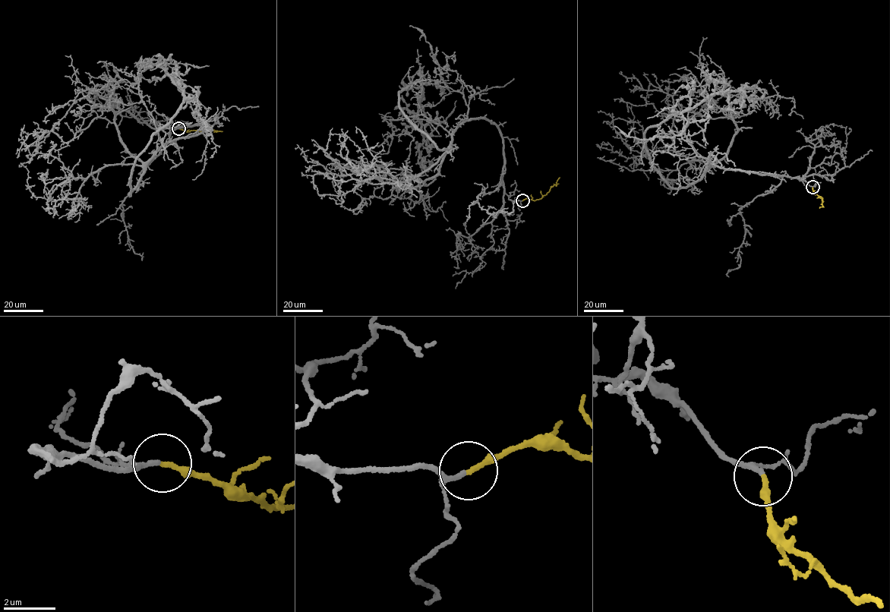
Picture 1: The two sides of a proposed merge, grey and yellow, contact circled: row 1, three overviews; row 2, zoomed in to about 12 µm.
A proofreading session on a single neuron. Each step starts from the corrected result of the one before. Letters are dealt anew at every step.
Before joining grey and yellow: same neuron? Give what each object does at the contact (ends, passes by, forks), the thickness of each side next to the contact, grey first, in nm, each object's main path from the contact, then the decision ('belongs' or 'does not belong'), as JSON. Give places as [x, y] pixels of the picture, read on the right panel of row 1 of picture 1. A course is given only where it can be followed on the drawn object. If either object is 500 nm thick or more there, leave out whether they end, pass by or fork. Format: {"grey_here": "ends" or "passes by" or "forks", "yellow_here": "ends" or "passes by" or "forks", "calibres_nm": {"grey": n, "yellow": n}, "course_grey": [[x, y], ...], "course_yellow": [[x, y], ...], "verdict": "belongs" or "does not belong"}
{"grey_here": "passes by", "yellow_here": "ends", "calibres_nm": {"grey": 130, "yellow": 200}, "course_grey": [[812, 187], [709, 161], [705, 171], [727, 153], [737, 130], [732, 120], [671, 111], [670, 94], [620, 71]], "course_yellow": [[812, 187], [814, 192], [822, 197], [819, 208]], "verdict": "belongs"}

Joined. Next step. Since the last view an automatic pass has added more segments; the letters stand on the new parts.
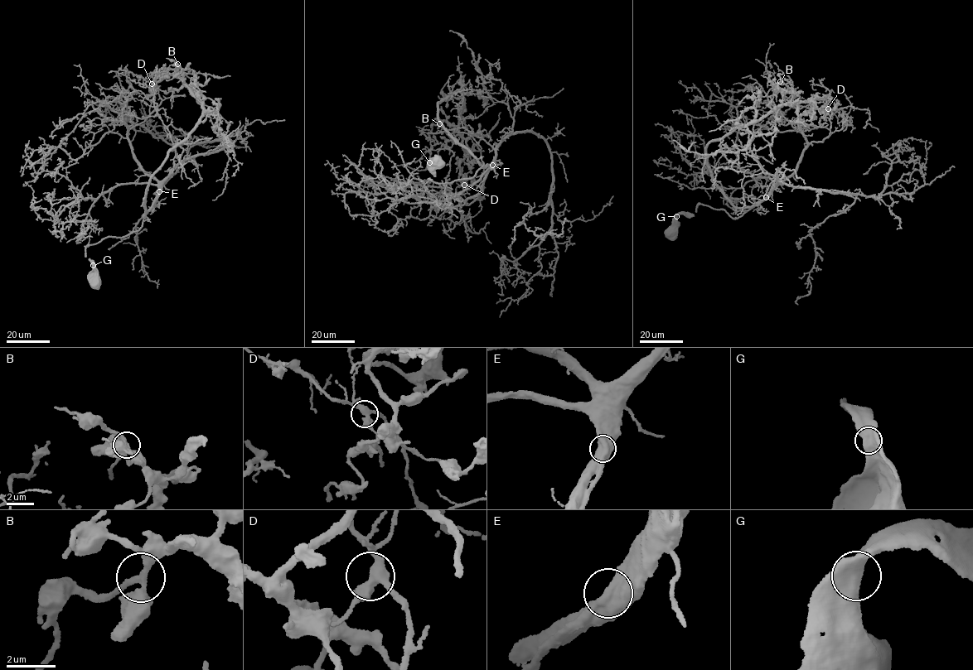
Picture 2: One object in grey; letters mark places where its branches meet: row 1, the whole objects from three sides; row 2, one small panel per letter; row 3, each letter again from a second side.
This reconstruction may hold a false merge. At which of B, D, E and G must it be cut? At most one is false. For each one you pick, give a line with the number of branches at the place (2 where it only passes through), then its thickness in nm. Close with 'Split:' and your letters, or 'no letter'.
Split: no letter

